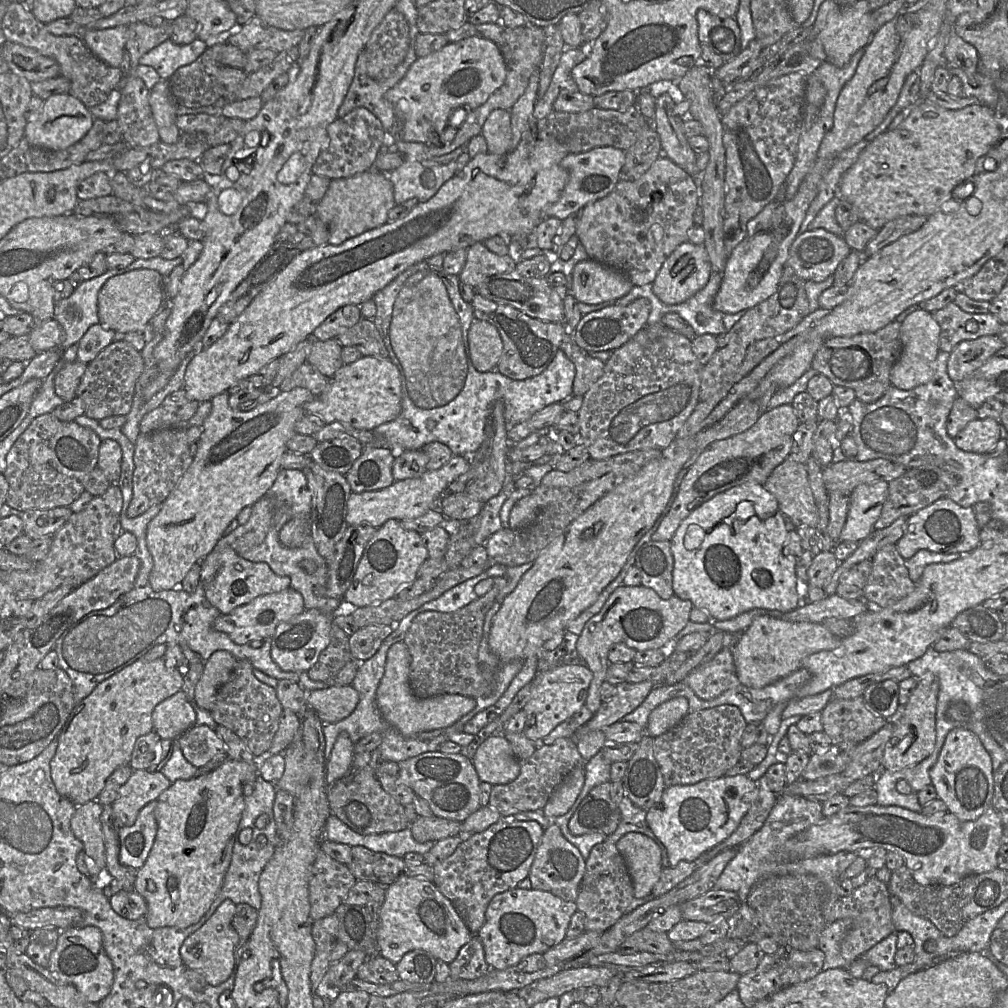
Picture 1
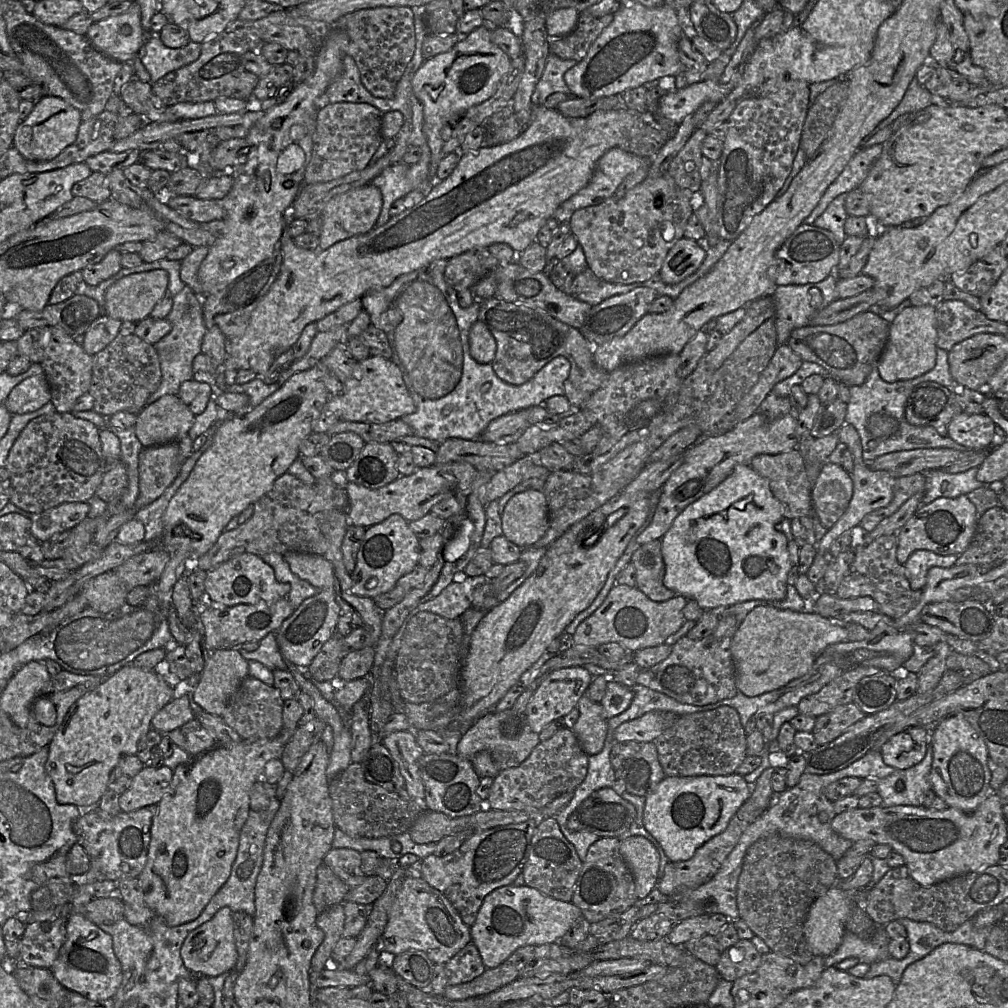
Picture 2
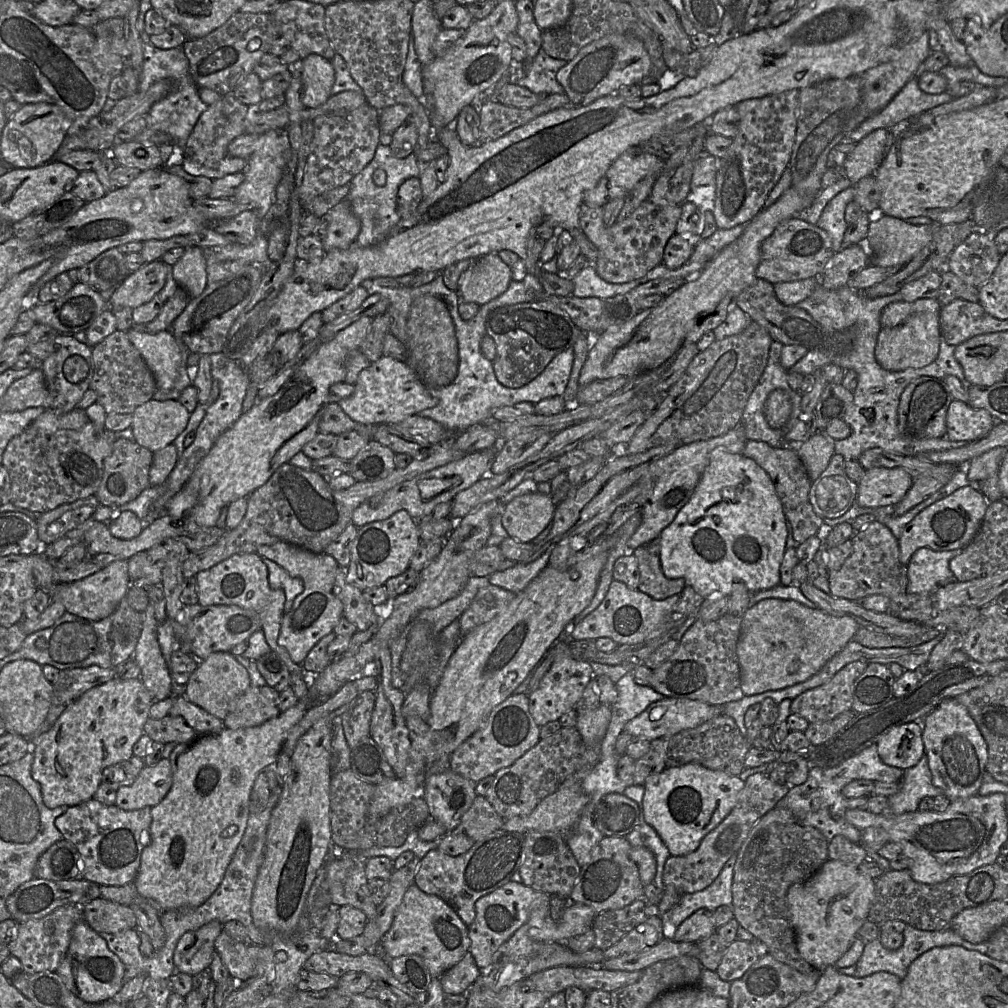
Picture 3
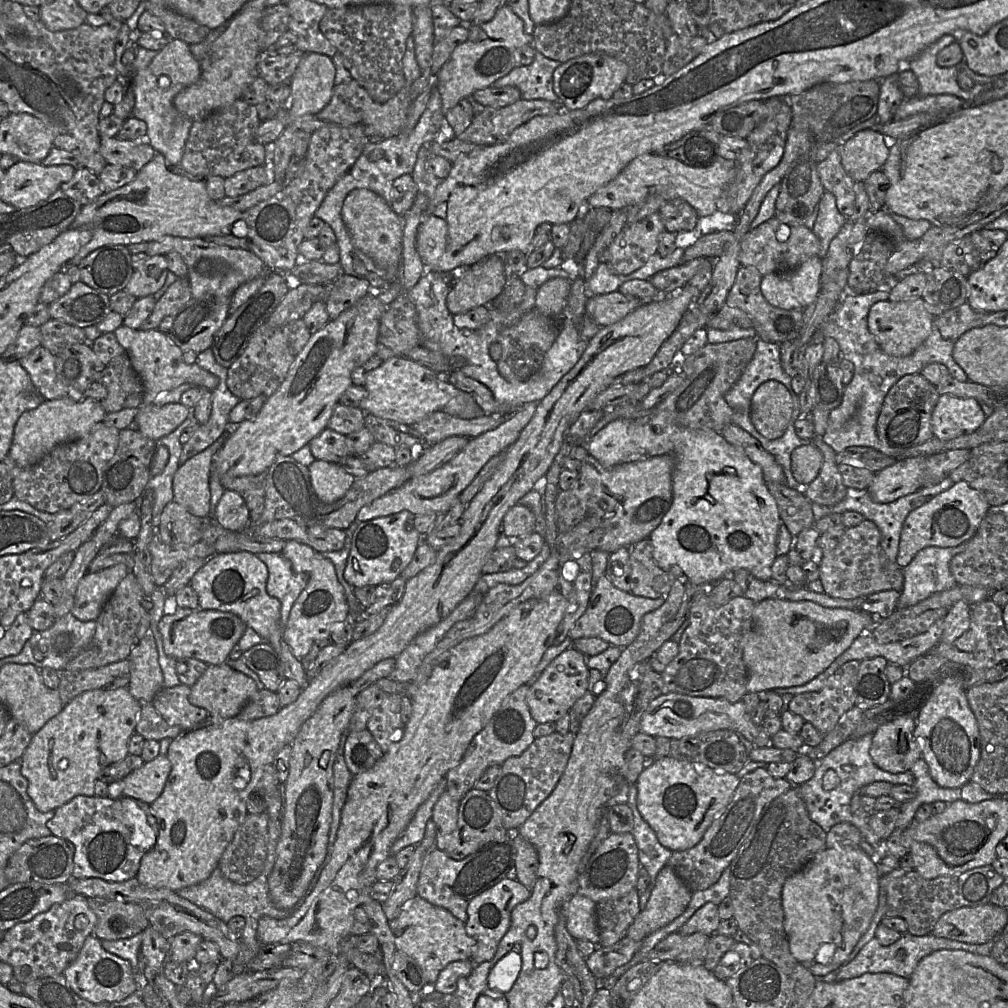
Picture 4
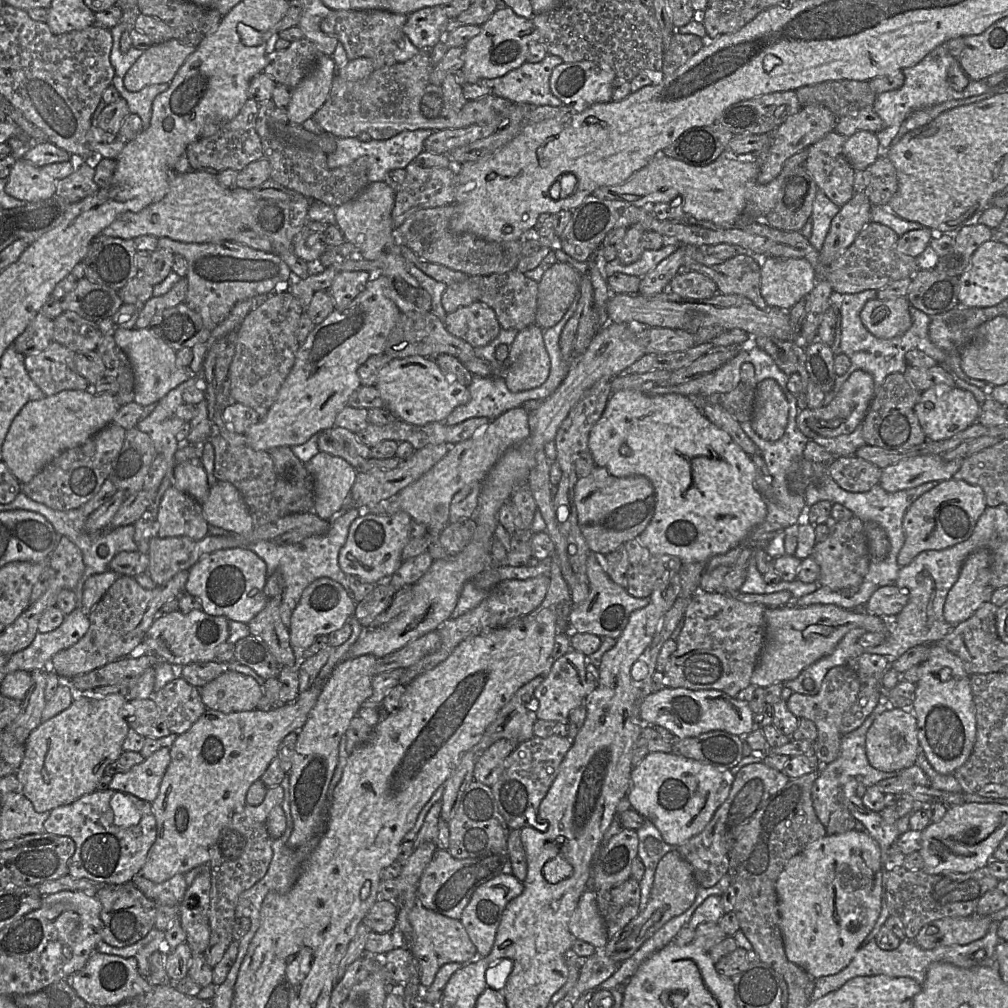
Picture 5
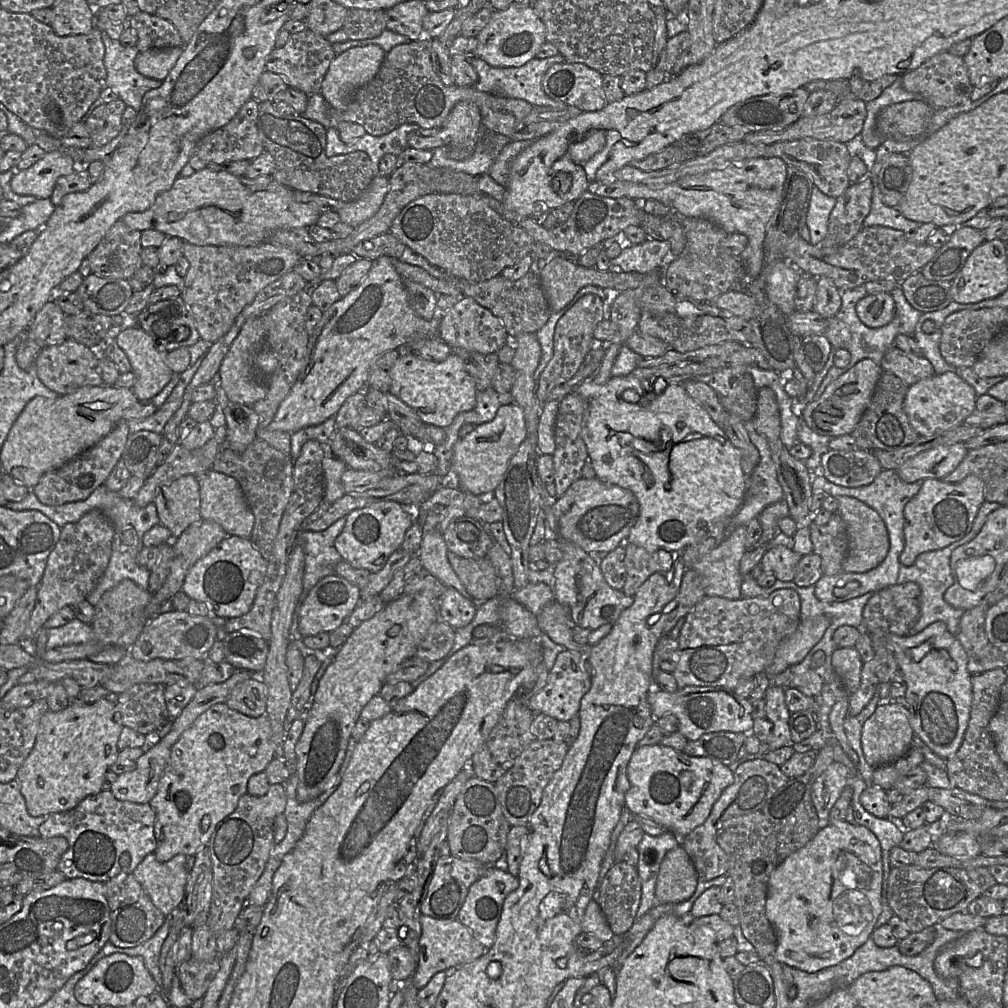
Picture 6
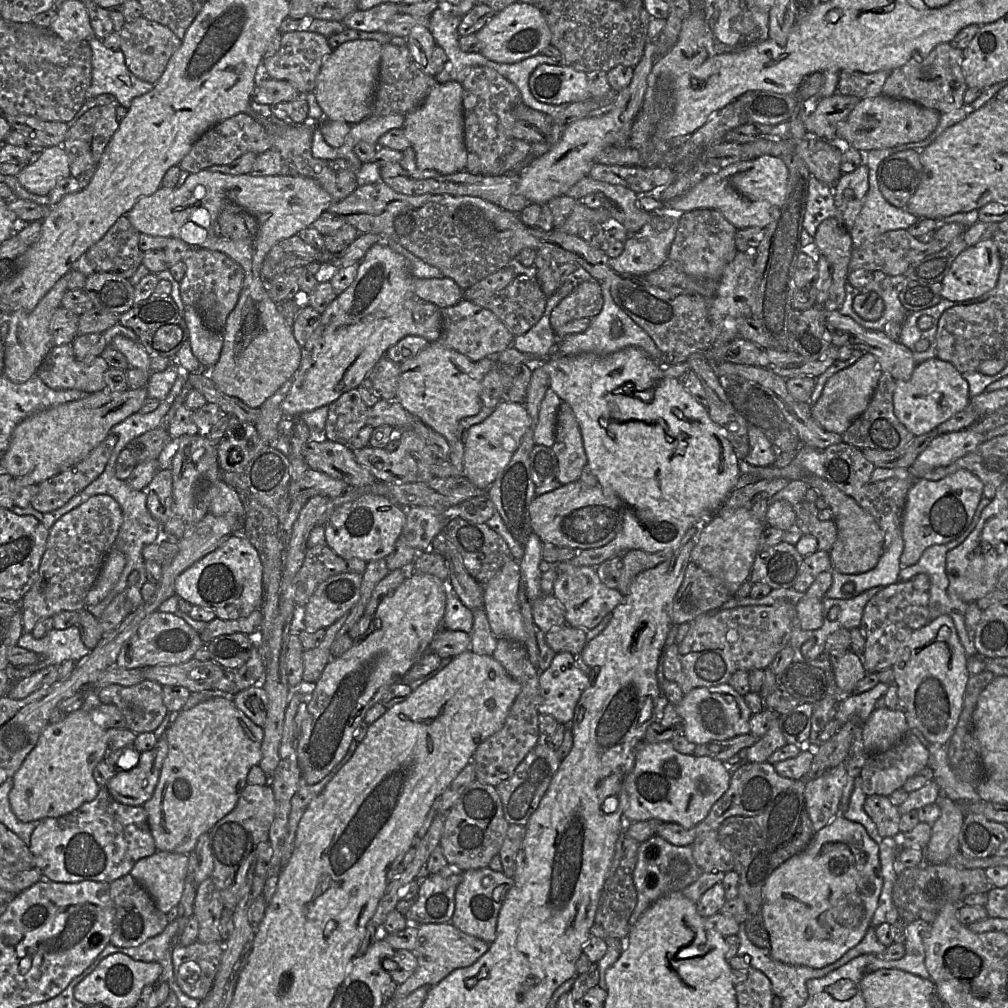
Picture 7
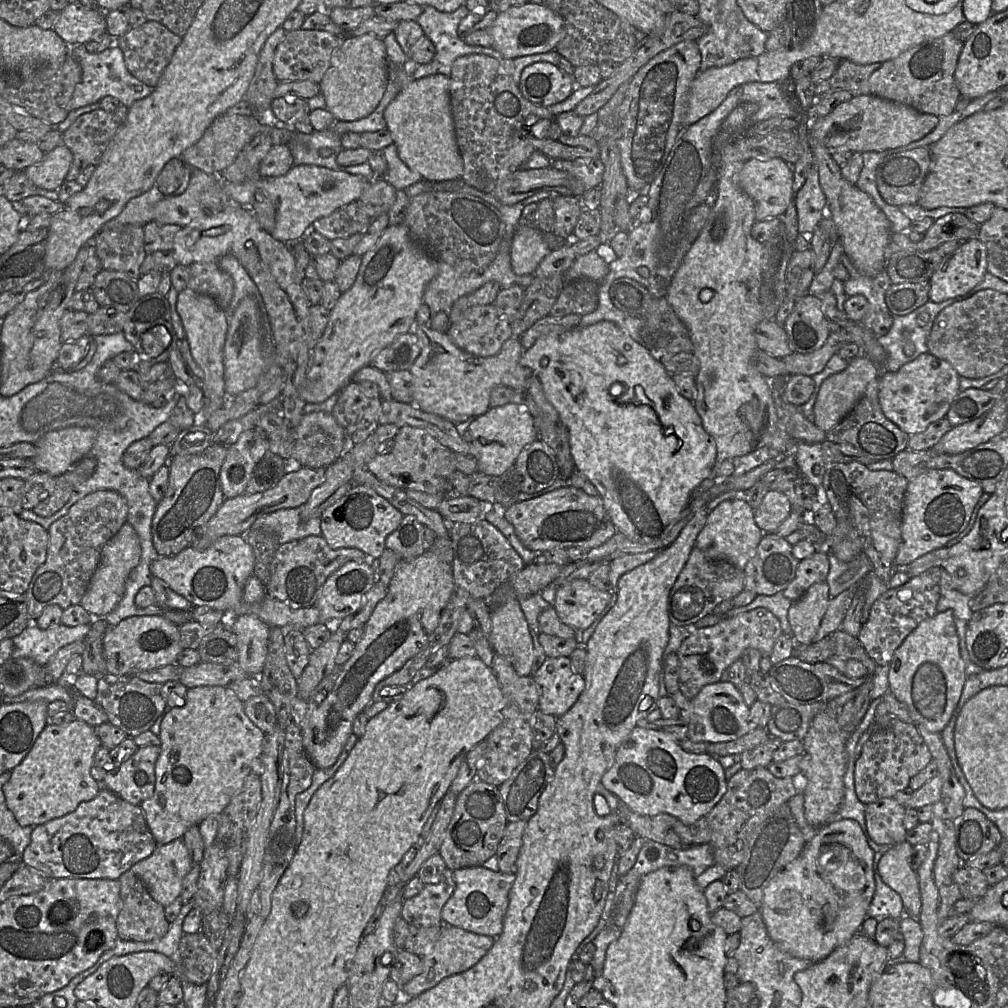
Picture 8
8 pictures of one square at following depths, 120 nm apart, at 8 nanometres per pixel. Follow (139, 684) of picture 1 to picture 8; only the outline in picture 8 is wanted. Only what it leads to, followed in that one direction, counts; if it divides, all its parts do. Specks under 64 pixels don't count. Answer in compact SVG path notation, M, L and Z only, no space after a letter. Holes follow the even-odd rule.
M74 719L67 725L55 726L50 723L43 729L38 738L36 739L33 747L25 758L11 771L10 779L3 785L3 793L5 796L5 802L7 808L13 813L17 823L21 827L37 826L44 824L56 818L63 817L71 812L74 812L80 803L90 801L96 797L101 791L102 783L98 783L90 773L91 766L93 764L94 755L99 747L102 746L101 740L95 732L94 727L90 726L86 722L78 719Z

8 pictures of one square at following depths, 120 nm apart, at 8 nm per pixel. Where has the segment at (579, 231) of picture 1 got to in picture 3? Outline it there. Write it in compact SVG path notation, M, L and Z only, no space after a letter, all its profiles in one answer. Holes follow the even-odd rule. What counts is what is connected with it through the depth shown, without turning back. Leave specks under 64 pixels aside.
M646 199L626 219L606 226L603 207L588 207L582 203L579 227L599 251L596 263L590 265L594 265L599 277L609 283L626 283L645 276L662 263L665 246L675 234L681 212L681 205L656 205Z

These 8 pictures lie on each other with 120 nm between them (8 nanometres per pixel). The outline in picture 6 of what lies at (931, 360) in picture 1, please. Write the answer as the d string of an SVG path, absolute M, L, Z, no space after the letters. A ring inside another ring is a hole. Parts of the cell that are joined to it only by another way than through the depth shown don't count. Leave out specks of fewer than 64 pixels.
M890 293L868 294L856 304L861 322L869 328L890 323L895 316L895 301Z

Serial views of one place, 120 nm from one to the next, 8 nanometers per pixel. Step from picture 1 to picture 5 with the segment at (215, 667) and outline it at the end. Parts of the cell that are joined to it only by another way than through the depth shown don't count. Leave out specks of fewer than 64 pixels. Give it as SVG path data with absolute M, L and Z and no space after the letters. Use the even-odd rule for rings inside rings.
M230 670L198 689L206 708L226 714L253 711L264 696L254 678Z

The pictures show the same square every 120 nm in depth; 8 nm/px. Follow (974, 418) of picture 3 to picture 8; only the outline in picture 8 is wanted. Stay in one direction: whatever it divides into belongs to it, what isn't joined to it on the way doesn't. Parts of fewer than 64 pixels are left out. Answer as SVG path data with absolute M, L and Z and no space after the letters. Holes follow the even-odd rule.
M922 353L896 372L883 371L879 376L879 403L890 421L908 435L918 434L942 418L960 393L960 376L944 359Z

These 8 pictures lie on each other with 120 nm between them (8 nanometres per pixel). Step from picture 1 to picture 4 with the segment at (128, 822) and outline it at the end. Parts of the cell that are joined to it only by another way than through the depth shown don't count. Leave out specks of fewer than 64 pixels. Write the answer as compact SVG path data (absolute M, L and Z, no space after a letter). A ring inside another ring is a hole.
M159 755L121 781L109 784L109 798L130 797L150 805L162 794L170 771L167 755Z

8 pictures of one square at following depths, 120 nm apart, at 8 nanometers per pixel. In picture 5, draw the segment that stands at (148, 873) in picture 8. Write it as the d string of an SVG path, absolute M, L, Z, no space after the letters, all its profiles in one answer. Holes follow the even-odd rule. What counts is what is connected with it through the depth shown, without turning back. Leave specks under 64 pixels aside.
M138 873L133 877L132 882L149 899L169 906L180 905L188 888L185 875L182 873L161 883L152 882Z

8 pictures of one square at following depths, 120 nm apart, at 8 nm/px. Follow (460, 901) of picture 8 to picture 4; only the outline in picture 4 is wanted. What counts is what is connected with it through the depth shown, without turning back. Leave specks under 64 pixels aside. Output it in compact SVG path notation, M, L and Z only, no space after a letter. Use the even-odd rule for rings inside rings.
M504 878L497 884L470 900L467 907L468 919L465 923L467 935L474 941L471 961L480 964L495 955L500 940L508 931L511 924L511 912L518 904L526 901L531 895L517 880Z

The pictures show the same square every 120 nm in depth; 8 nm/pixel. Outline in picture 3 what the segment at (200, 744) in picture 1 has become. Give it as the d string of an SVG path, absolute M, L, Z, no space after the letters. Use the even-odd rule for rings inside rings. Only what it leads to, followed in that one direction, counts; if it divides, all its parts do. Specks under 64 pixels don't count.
M166 716L161 719L149 718L144 725L144 734L163 744L185 743L196 735L196 731L182 717Z

